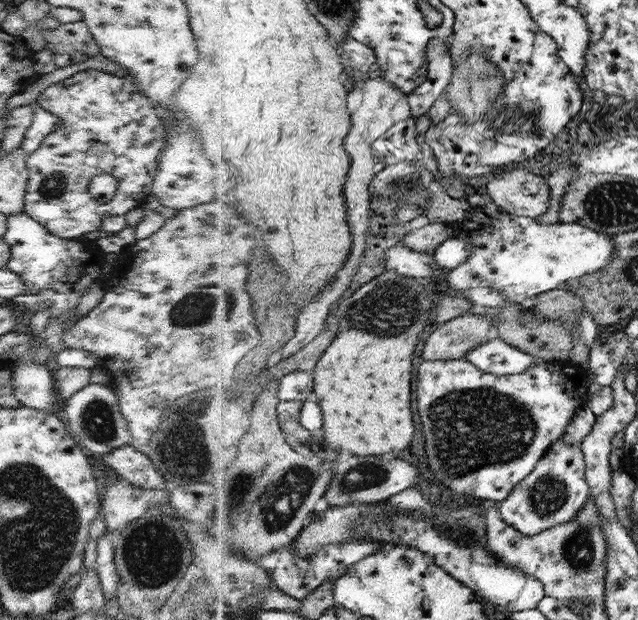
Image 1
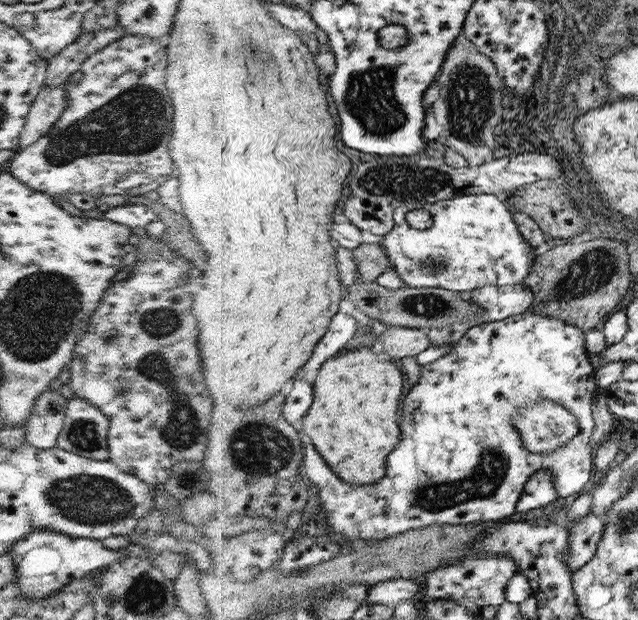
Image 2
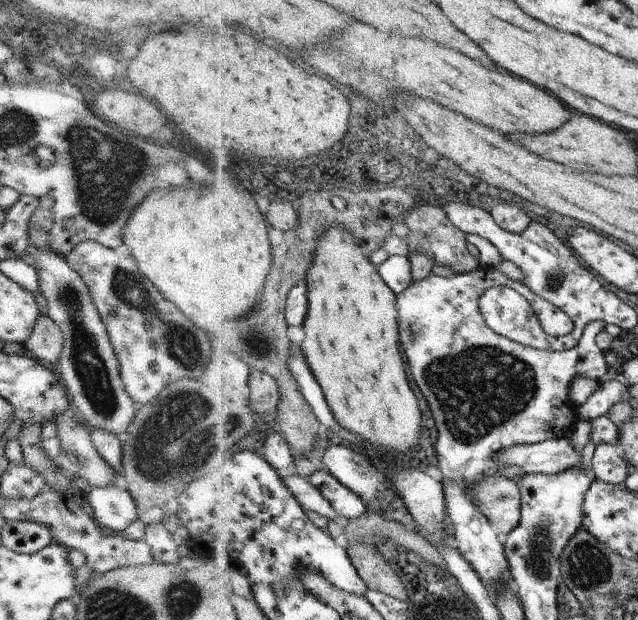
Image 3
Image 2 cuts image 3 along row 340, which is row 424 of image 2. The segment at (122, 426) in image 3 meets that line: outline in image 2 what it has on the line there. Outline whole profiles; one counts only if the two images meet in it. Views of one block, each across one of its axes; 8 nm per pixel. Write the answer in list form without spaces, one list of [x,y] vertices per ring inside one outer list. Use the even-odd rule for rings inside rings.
[[[74,396],[67,404],[64,425],[57,439],[57,448],[80,454],[82,458],[109,461],[107,444],[109,425],[109,418],[95,404],[85,398]]]

